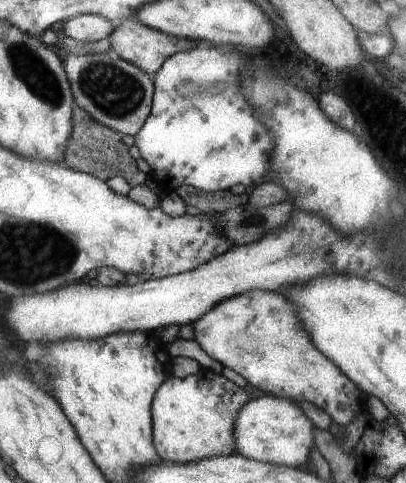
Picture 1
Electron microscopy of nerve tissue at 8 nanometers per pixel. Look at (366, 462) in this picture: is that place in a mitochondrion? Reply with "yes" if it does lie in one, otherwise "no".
no

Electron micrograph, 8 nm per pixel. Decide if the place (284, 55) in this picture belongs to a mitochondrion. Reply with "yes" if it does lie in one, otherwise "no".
no

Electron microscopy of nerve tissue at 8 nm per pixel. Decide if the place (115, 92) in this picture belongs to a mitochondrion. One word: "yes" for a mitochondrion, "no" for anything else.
yes

